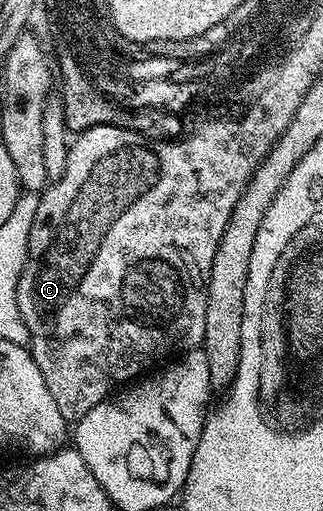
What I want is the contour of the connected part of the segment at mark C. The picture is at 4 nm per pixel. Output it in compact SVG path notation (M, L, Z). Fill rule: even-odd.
M292 89L283 91L285 94L278 91L264 94L258 109L254 110L249 119L244 119L240 125L236 125L236 131L234 127L222 127L220 123L216 123L216 127L204 127L195 138L188 139L186 143L177 143L176 146L148 145L135 135L120 131L117 126L92 127L88 131L79 132L71 140L66 157L66 169L62 177L49 182L40 195L38 213L34 213L34 225L30 225L28 259L24 262L16 286L18 313L28 330L27 346L32 352L32 360L38 365L42 381L46 381L46 389L50 389L50 397L54 397L54 405L58 405L58 413L62 413L65 421L79 421L86 417L86 413L90 413L90 409L94 409L94 405L98 405L103 399L109 398L114 389L143 376L152 369L147 367L160 362L163 364L185 351L197 350L203 344L206 333L208 274L222 233L230 221L230 213L234 205L238 205L238 197L246 189L252 172L267 157L268 149L280 140L282 133L290 125L302 97L306 97L306 93L300 96L298 91Z

